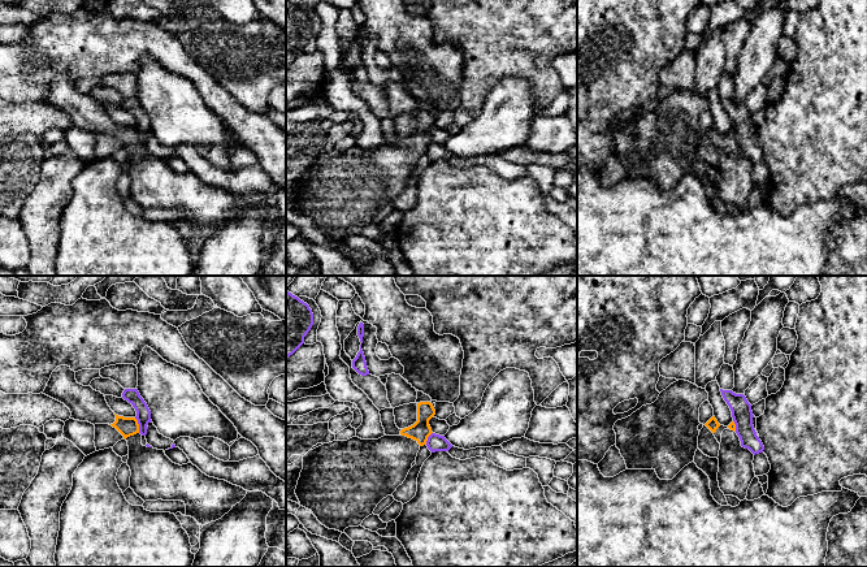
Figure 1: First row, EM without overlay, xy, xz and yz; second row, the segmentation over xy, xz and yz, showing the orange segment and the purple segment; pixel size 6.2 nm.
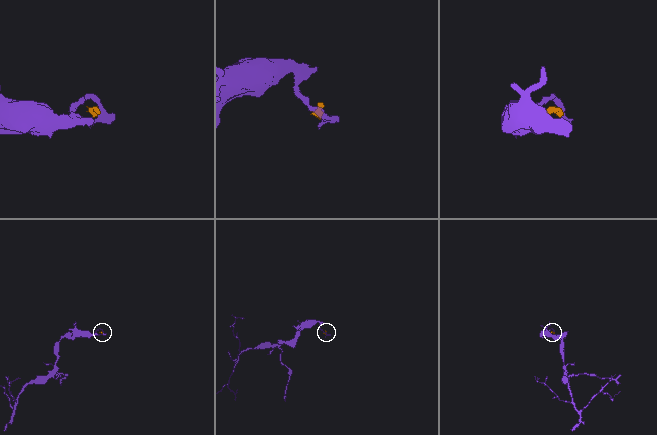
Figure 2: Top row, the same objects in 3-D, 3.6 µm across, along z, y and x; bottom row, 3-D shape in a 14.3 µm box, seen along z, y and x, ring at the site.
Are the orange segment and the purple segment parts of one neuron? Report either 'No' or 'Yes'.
No

